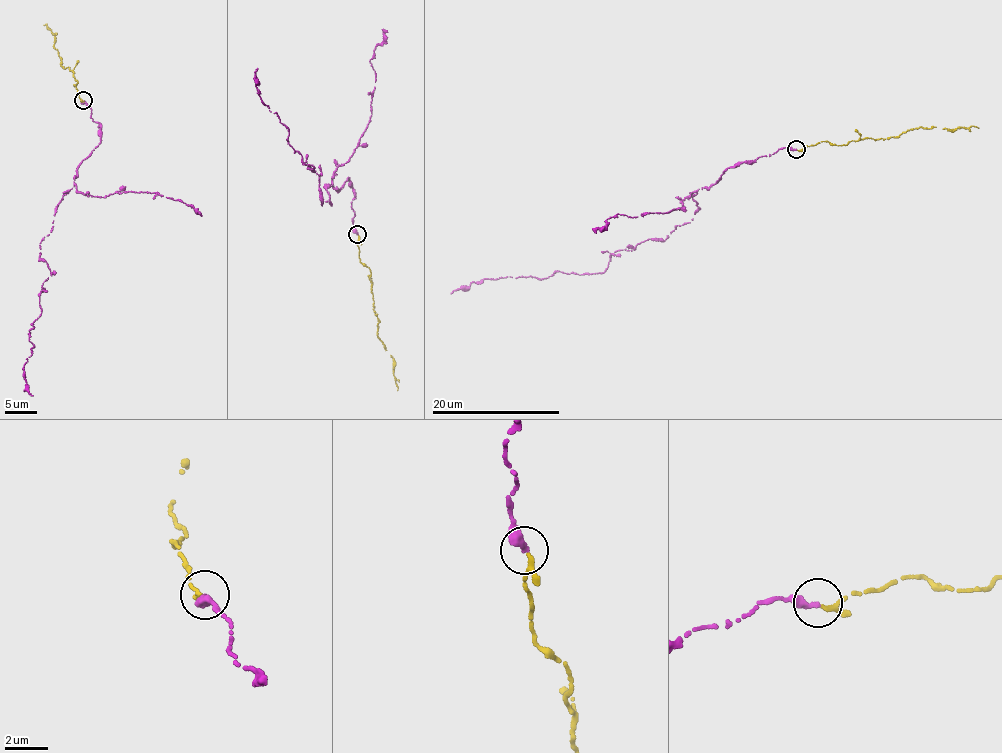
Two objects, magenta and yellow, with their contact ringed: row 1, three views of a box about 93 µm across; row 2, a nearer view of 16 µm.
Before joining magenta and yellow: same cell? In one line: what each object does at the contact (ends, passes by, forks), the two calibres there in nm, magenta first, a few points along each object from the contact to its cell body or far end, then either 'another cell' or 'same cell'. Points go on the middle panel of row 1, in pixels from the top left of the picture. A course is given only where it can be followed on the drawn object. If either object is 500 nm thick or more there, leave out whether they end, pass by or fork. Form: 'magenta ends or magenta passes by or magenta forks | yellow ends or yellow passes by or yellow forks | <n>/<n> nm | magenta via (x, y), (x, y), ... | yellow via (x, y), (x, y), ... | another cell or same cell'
magenta ends | yellow passes by | 320/160 nm | magenta via (357, 234), (348, 177), (338, 192), (330, 183), (331, 204), (322, 205), (321, 175), (262, 101), (255, 69) | yellow via (357, 235), (359, 261), (369, 268), (377, 337), (393, 359), (397, 391) | same cell

